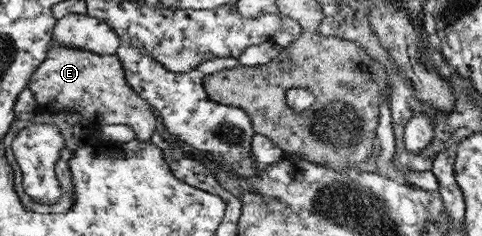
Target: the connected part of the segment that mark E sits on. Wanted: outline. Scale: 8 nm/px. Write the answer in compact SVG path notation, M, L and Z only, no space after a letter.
M50 42L48 59L33 71L28 87L40 111L58 110L80 112L97 126L126 124L132 137L149 141L155 132L157 113L132 85L127 81L121 58L116 55L99 56L93 52L83 52L75 48L65 48Z

